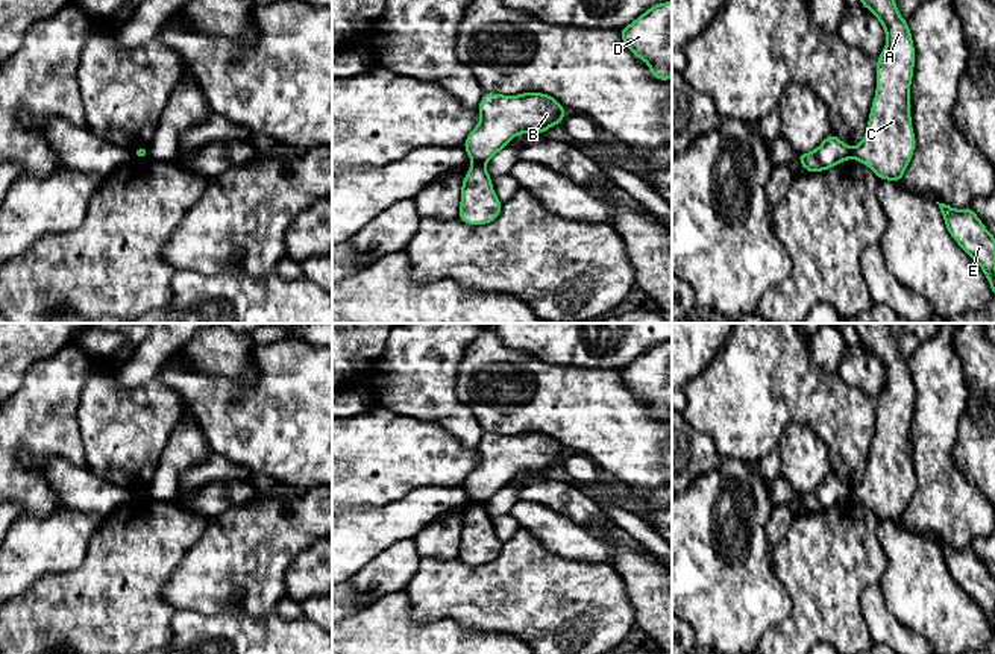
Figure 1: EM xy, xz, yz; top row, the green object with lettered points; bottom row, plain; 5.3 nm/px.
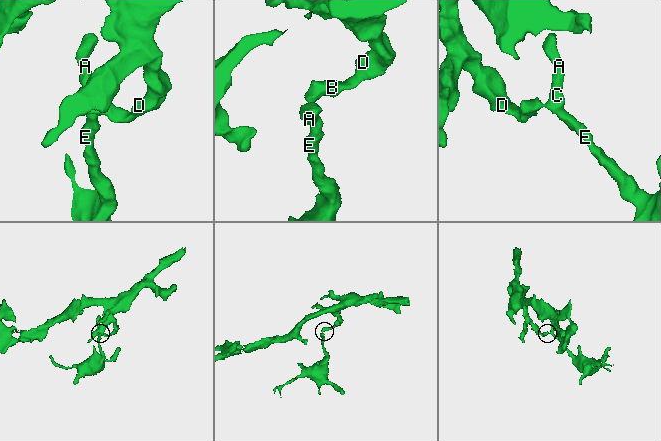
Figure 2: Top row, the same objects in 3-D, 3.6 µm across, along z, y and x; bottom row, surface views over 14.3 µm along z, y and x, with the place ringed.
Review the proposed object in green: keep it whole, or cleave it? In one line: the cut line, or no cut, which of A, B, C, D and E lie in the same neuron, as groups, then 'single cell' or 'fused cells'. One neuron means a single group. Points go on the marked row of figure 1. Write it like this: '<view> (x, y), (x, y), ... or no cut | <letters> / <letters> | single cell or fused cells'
xz (475, 161), (483, 164) | A C E / B D | fused cells

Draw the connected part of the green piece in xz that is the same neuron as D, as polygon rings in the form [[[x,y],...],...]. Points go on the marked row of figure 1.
[[[672,2],[648,9],[620,29],[623,44],[651,67],[652,77],[672,79]]]

